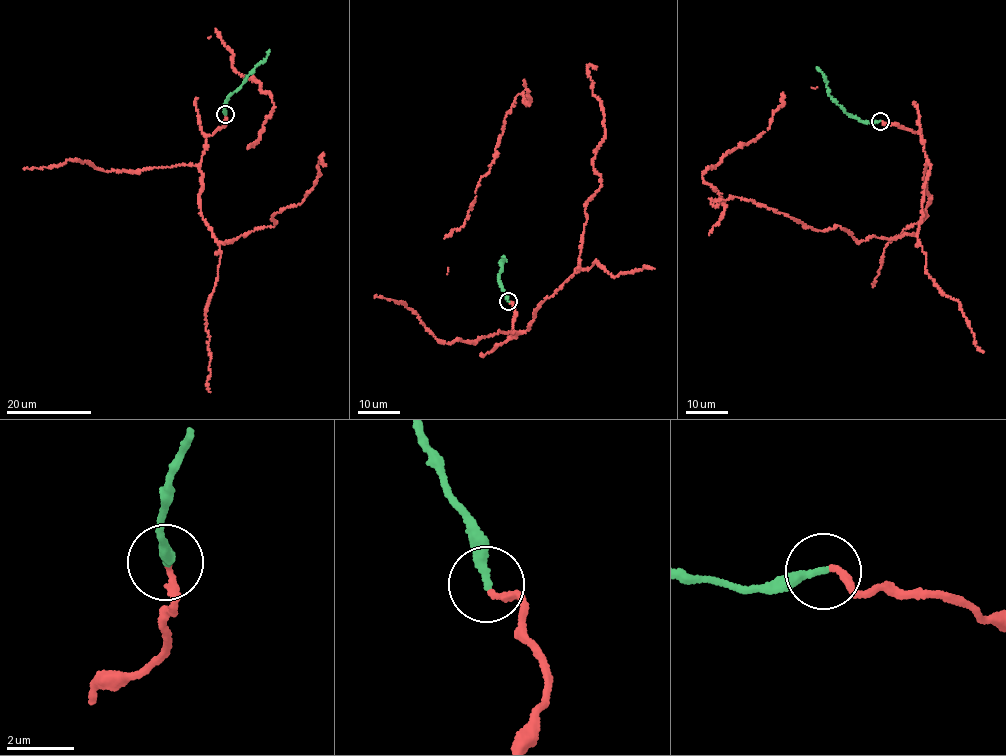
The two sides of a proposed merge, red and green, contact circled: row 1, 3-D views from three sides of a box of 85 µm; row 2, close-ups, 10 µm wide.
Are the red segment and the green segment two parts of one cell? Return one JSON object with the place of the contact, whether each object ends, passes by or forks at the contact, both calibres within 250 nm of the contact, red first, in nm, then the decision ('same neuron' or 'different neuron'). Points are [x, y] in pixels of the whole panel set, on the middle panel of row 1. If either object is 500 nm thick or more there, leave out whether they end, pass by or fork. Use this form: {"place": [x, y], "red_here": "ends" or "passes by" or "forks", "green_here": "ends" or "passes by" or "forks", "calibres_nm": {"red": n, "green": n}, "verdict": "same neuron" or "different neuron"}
{"place": [508, 301], "red_here": "ends", "green_here": "ends", "calibres_nm": {"red": 200, "green": 240}, "verdict": "same neuron"}

